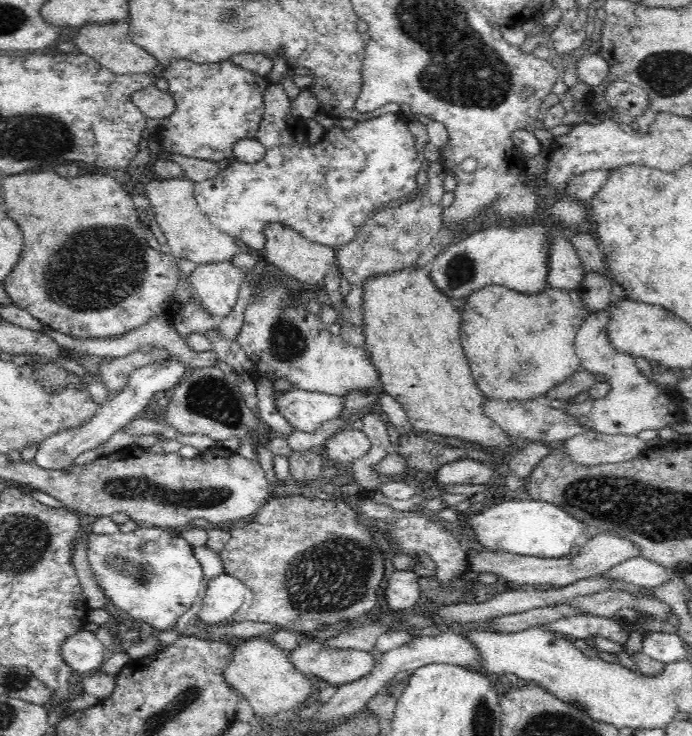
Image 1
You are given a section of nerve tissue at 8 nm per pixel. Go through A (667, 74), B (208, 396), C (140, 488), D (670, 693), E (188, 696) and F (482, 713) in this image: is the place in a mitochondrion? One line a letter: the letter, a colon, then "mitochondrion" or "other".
A: mitochondrion
B: mitochondrion
C: mitochondrion
D: mitochondrion
E: mitochondrion
F: mitochondrion

